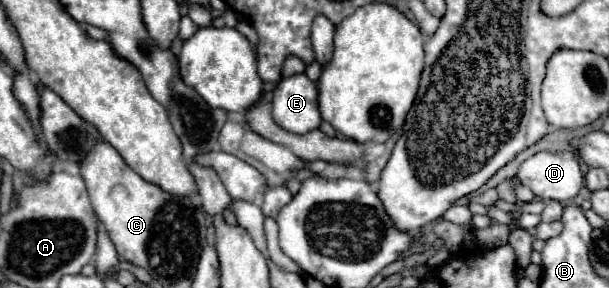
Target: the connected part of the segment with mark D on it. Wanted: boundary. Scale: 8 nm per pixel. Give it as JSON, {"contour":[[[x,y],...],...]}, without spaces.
{"contour":[[[538,152],[524,160],[516,178],[540,200],[570,200],[582,184],[580,158],[574,152]]]}

